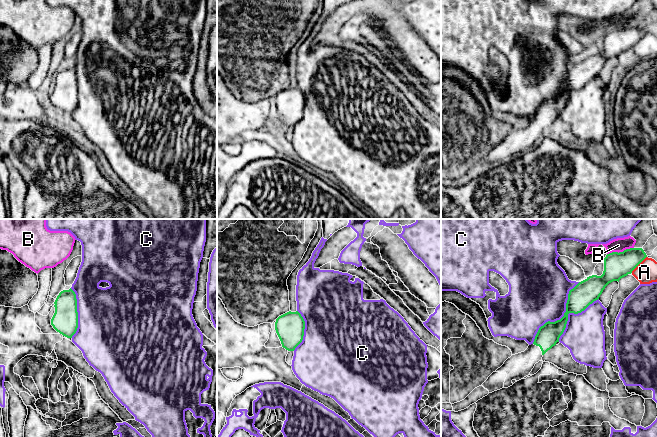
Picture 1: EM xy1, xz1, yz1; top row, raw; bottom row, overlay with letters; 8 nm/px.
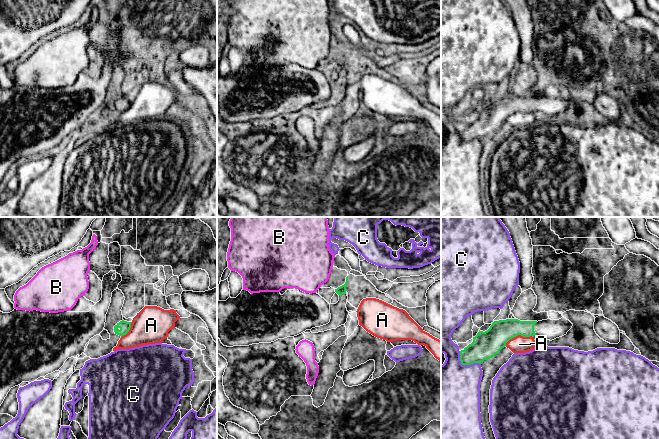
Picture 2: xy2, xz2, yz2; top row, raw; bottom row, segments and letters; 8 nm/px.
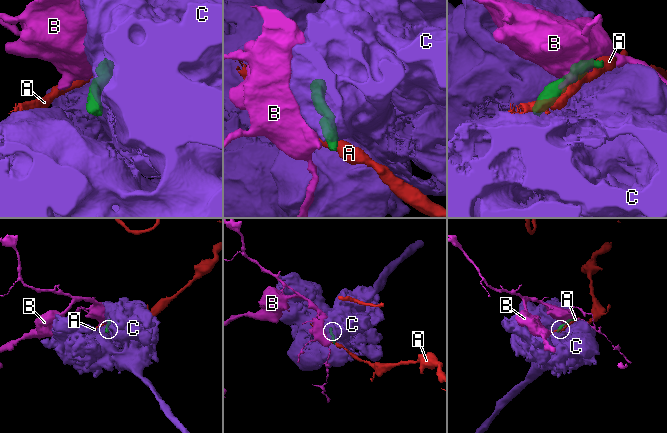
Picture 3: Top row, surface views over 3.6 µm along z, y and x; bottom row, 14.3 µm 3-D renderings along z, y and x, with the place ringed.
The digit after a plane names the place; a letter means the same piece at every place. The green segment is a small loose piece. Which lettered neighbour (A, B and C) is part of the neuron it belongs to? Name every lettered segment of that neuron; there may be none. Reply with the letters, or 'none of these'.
none of these

